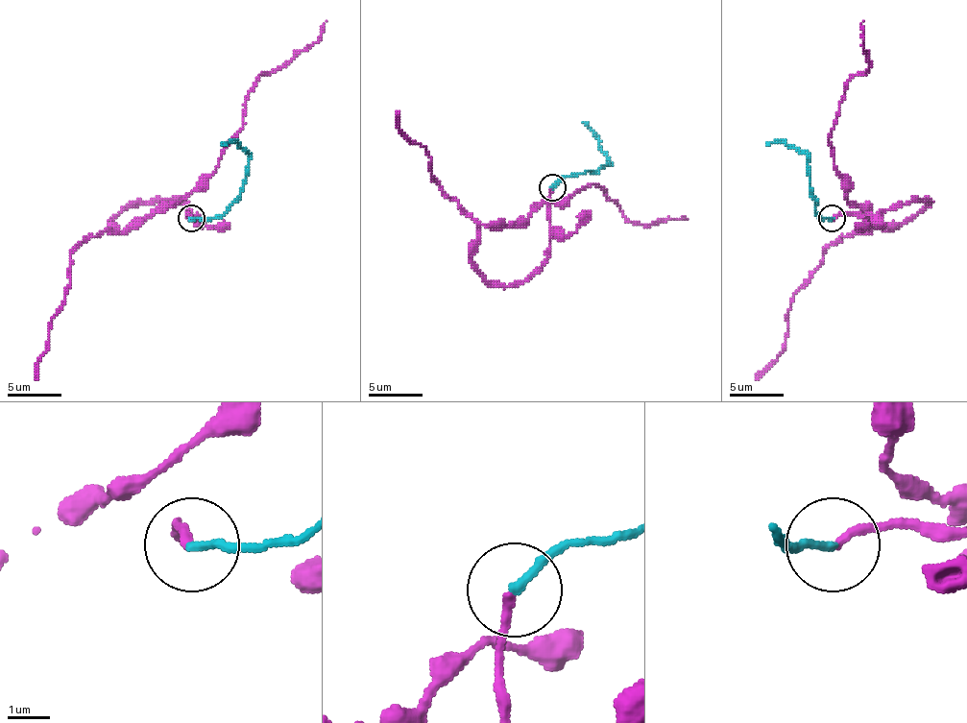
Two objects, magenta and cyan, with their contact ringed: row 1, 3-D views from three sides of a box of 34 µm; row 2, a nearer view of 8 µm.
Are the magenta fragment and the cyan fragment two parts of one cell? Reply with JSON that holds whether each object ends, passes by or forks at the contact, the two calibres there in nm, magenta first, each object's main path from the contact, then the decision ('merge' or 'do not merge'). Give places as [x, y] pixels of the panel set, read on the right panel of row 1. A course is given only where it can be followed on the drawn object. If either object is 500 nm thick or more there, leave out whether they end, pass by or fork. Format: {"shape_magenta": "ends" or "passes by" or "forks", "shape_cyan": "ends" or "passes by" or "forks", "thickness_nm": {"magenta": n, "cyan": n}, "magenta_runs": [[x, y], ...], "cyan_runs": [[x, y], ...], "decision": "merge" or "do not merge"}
{"shape_magenta": "ends", "shape_cyan": "ends", "thickness_nm": {"magenta": 200, "cyan": 190}, "magenta_runs": [[834, 218], [930, 202], [904, 223], [869, 231], [834, 164], [829, 134], [842, 96], [869, 67], [863, 21]], "cyan_runs": [[831, 218], [820, 218], [815, 209], [809, 193], [807, 156], [783, 142], [766, 145]], "decision": "merge"}

